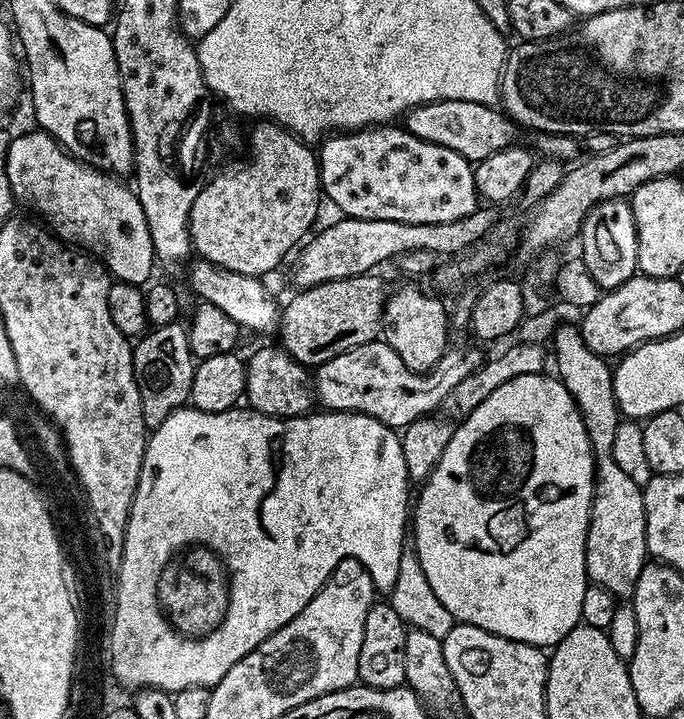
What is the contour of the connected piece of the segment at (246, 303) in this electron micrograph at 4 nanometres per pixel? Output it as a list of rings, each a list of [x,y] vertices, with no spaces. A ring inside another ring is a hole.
[[[199,258],[191,261],[192,269],[188,272],[188,284],[197,296],[196,300],[218,307],[226,317],[232,318],[241,329],[252,332],[275,333],[280,327],[281,305],[276,305],[274,297],[268,293],[265,281],[259,276],[238,274],[234,270],[226,270],[226,266],[218,266],[209,260]]]

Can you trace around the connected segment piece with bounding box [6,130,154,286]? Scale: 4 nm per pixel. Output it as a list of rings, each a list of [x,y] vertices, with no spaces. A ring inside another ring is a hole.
[[[39,130],[9,143],[6,178],[19,203],[21,200],[33,208],[35,215],[64,243],[99,260],[117,281],[144,286],[153,279],[154,253],[146,214],[142,214],[135,191],[120,181],[123,179],[76,160],[53,136]]]

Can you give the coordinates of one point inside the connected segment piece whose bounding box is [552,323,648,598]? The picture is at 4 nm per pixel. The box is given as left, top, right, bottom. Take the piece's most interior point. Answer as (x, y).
(615, 553)

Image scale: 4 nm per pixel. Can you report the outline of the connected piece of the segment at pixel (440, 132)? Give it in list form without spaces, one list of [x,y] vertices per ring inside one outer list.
[[[439,100],[419,104],[417,108],[411,108],[406,113],[402,124],[410,134],[426,142],[434,142],[434,146],[446,146],[446,150],[454,150],[462,154],[462,158],[473,162],[485,160],[490,158],[490,154],[498,154],[500,150],[513,147],[519,141],[516,139],[521,132],[516,121],[499,107],[461,100]]]

